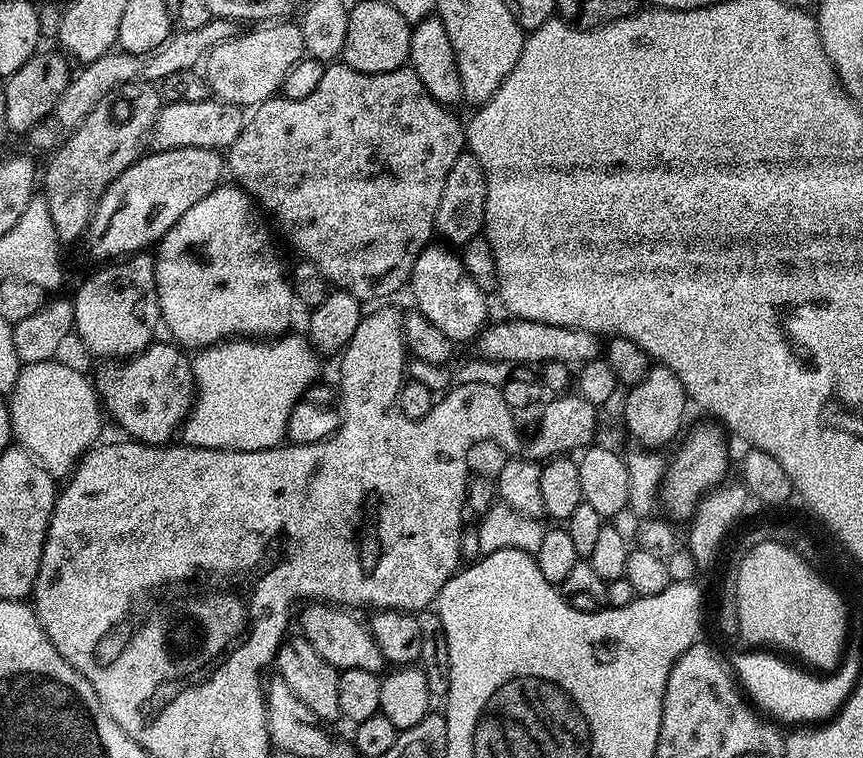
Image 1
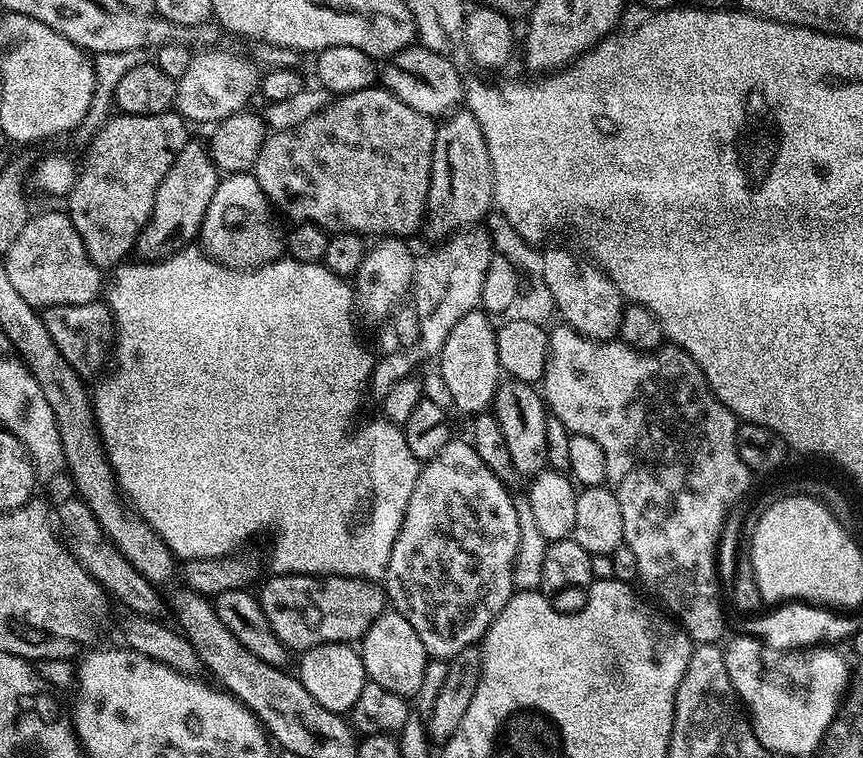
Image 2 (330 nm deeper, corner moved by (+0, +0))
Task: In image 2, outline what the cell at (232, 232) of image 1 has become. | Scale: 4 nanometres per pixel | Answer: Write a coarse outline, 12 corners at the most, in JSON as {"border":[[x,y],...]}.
{"border":[[252,172],[221,179],[199,243],[227,268],[281,259],[286,236]]}

